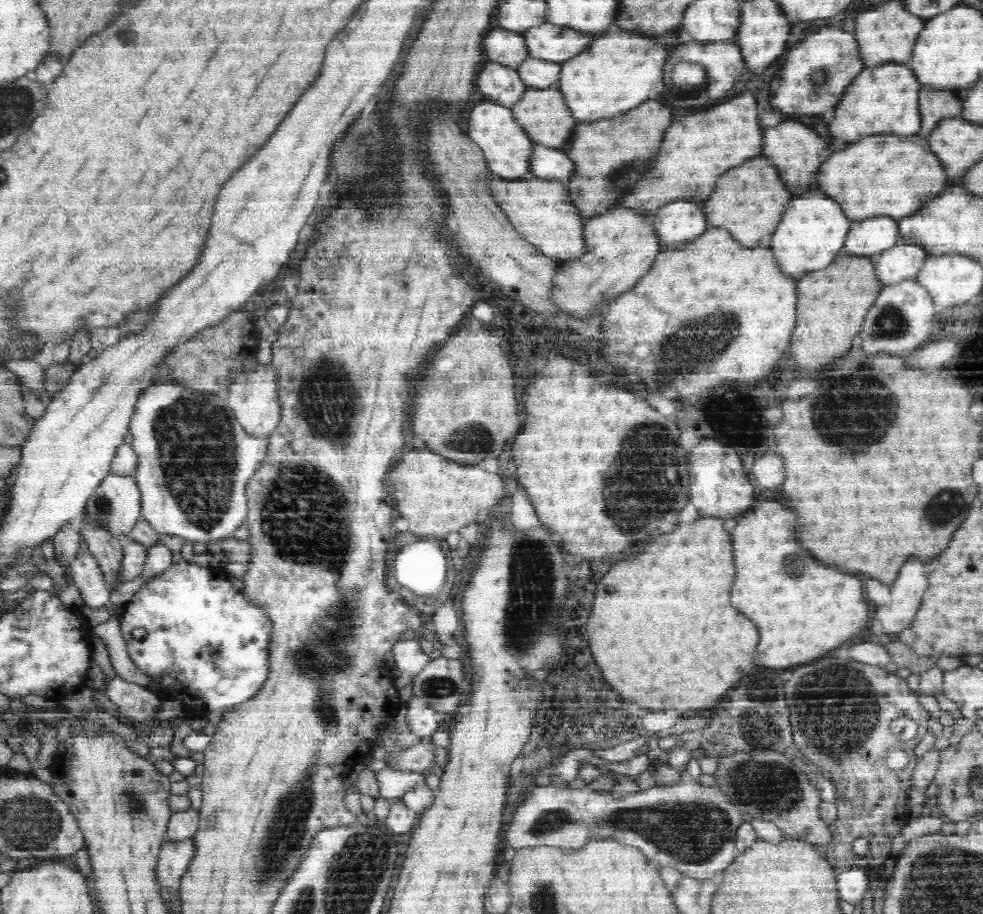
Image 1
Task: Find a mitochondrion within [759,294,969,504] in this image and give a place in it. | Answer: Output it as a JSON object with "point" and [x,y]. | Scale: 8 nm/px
{"point":[865,405]}

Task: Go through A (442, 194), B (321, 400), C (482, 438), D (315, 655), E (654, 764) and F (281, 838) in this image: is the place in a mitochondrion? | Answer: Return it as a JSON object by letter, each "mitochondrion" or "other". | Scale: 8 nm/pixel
{"A":"other","B":"mitochondrion","C":"mitochondrion","D":"mitochondrion","E":"other","F":"mitochondrion"}

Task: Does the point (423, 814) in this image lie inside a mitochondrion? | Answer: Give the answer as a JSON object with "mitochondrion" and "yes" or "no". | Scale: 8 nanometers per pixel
{"mitochondrion":"no"}

